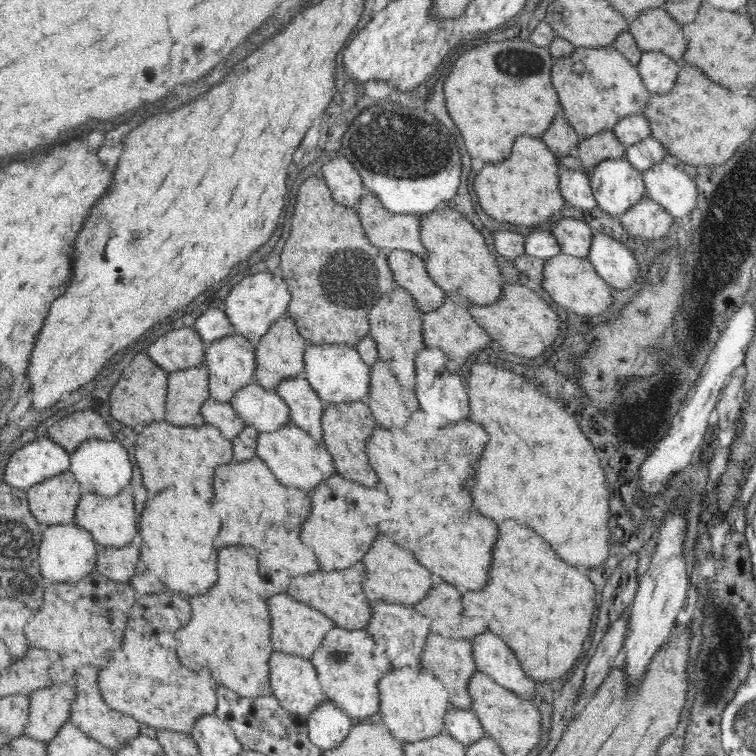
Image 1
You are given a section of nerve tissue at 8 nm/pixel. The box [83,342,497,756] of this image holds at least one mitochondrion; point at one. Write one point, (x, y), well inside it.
(335, 656)

